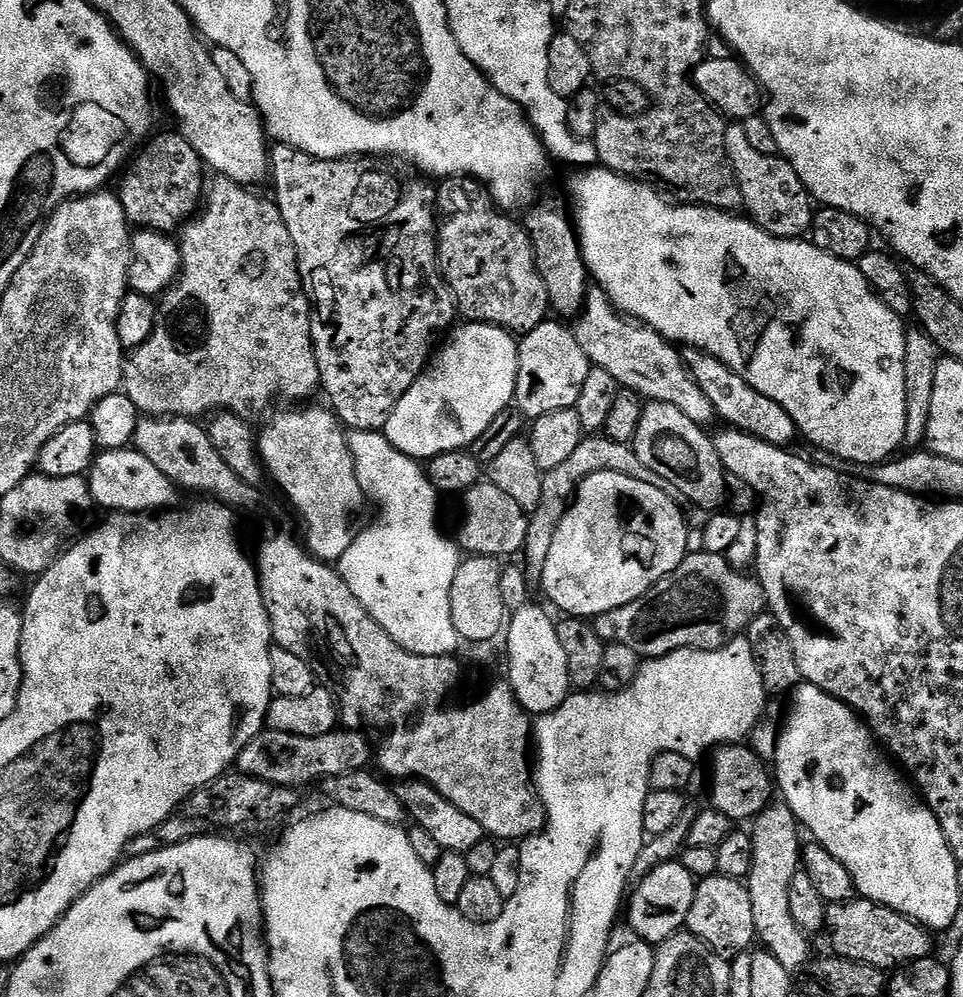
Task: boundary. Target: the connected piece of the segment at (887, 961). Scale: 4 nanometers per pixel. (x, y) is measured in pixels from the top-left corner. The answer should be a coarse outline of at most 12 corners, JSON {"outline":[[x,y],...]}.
{"outline":[[872,900],[828,905],[831,951],[895,970],[933,933]]}

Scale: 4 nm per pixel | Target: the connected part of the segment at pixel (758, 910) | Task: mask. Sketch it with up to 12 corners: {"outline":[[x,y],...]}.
{"outline":[[783,802],[754,818],[747,878],[756,940],[786,970],[809,937],[790,914],[801,825]]}

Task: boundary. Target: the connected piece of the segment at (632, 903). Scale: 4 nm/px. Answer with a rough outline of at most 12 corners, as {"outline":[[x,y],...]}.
{"outline":[[679,859],[643,873],[631,935],[659,946],[687,925],[698,881]]}

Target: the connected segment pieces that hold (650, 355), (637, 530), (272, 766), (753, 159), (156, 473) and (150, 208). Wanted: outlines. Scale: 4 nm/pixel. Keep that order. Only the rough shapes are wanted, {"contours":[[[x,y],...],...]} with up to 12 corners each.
{"contours":[[[589,287],[574,331],[589,365],[690,422],[717,419],[683,355]],[[587,476],[545,594],[572,618],[642,598],[689,555],[658,486]],[[346,727],[302,738],[265,730],[238,768],[303,784],[367,769],[374,744]],[[743,123],[726,154],[753,224],[772,236],[811,229],[814,201],[783,156],[750,146]],[[131,447],[104,450],[86,476],[109,513],[152,514],[176,485]],[[179,132],[151,137],[119,177],[129,225],[175,233],[206,166]]]}

